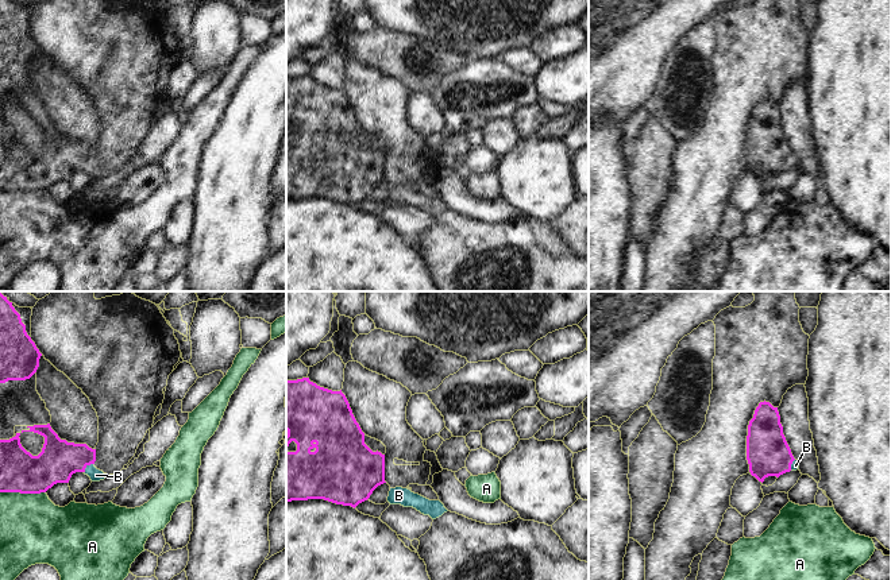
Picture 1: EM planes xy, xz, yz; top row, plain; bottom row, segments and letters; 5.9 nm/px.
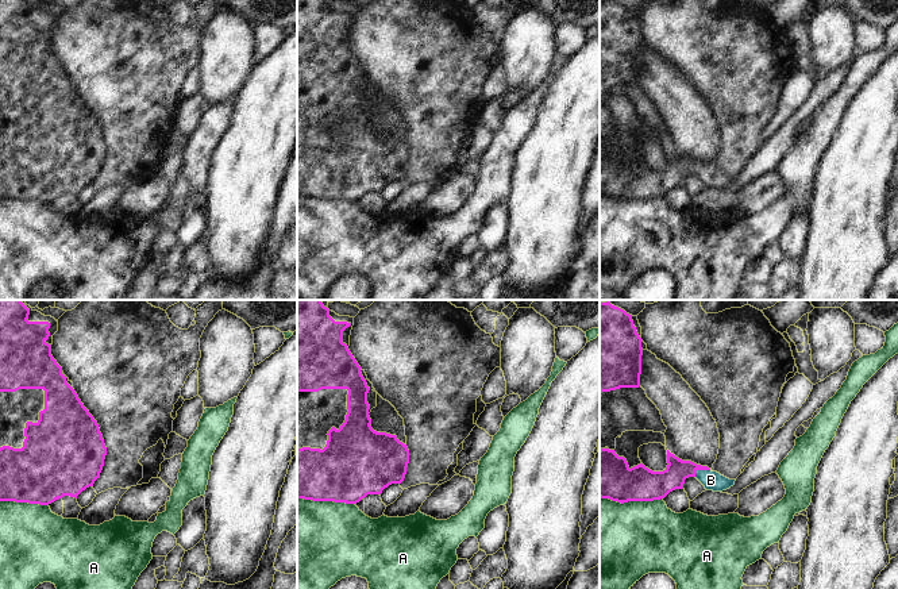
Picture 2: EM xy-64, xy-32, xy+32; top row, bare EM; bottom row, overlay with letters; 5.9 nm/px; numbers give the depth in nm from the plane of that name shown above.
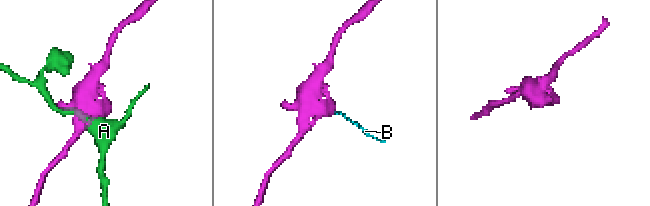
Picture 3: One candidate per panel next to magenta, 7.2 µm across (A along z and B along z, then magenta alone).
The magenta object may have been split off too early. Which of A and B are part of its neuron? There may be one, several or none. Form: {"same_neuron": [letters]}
{"same_neuron": ["B"]}

